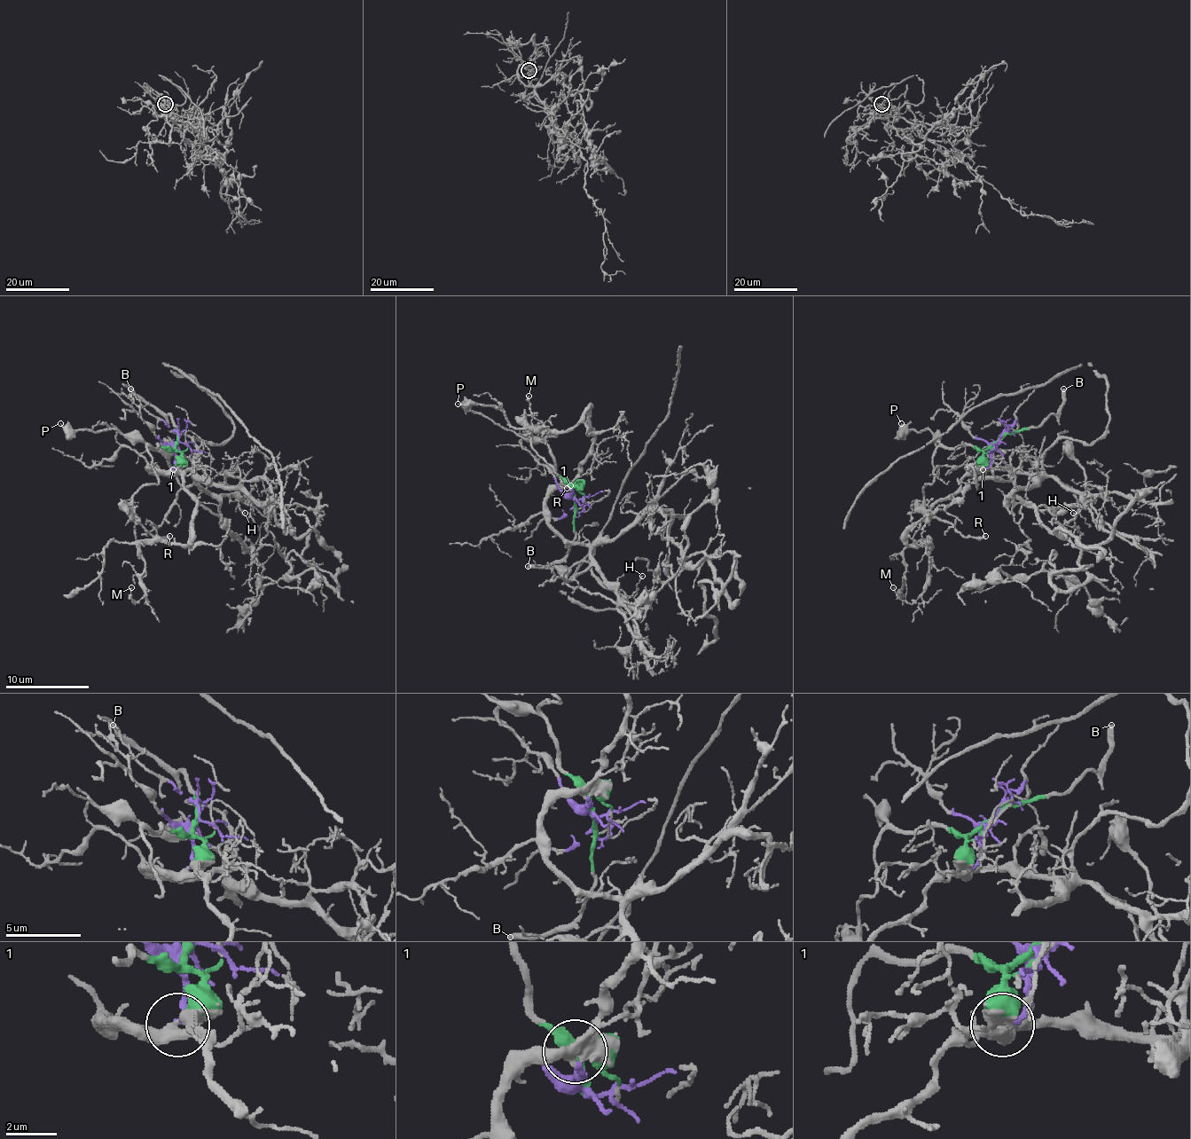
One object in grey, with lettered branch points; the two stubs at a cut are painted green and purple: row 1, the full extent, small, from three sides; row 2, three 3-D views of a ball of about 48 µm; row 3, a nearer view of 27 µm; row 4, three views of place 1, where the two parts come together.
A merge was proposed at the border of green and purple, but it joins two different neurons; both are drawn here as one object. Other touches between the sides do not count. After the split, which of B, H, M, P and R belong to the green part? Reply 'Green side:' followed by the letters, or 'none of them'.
Green side: B, P, R

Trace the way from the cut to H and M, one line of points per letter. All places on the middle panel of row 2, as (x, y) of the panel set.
H: (575, 499), (557, 487), (546, 499), (548, 522), (588, 548), (628, 599), (643, 576)
M: (575, 499), (569, 490), (592, 443), (591, 416), (586, 410), (565, 430), (540, 433), (529, 395)

